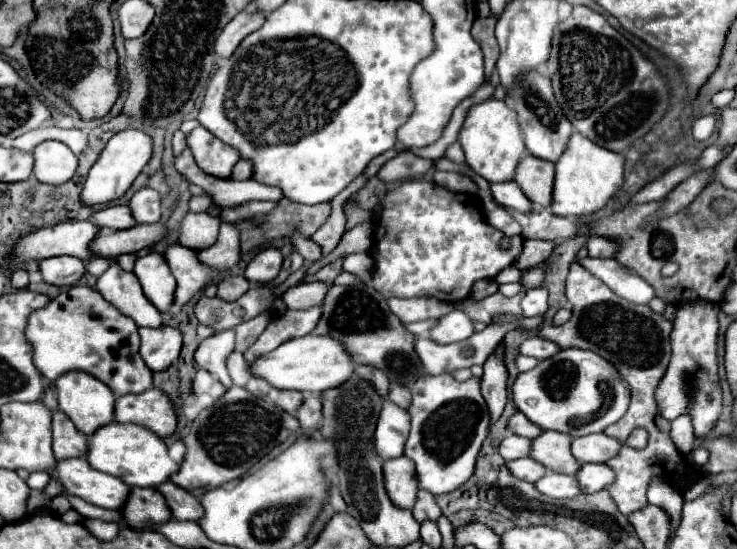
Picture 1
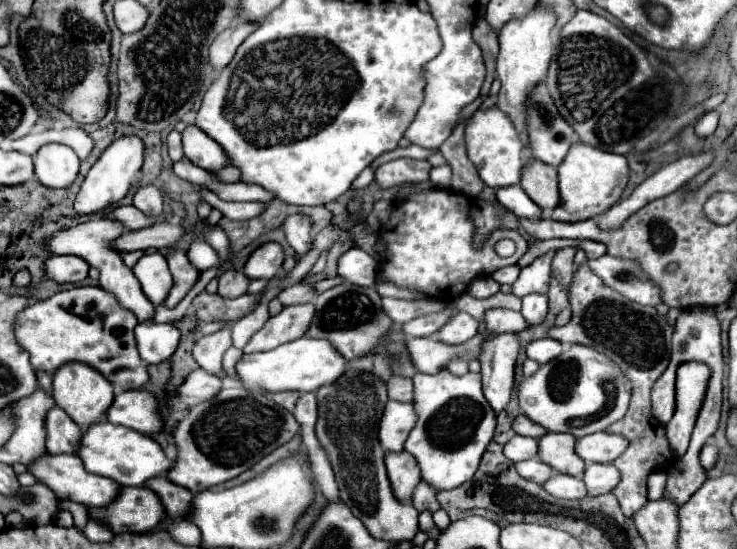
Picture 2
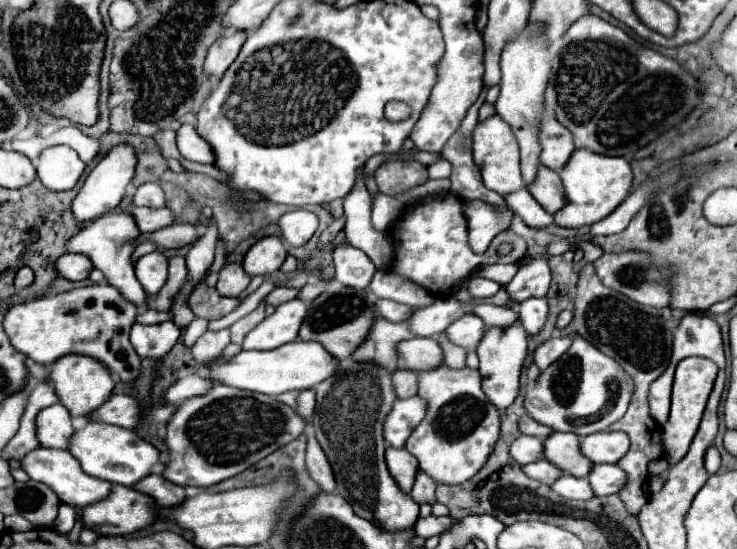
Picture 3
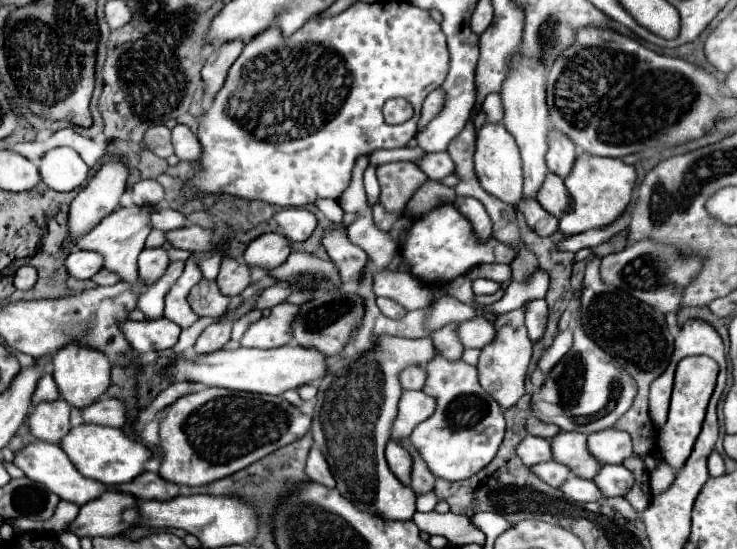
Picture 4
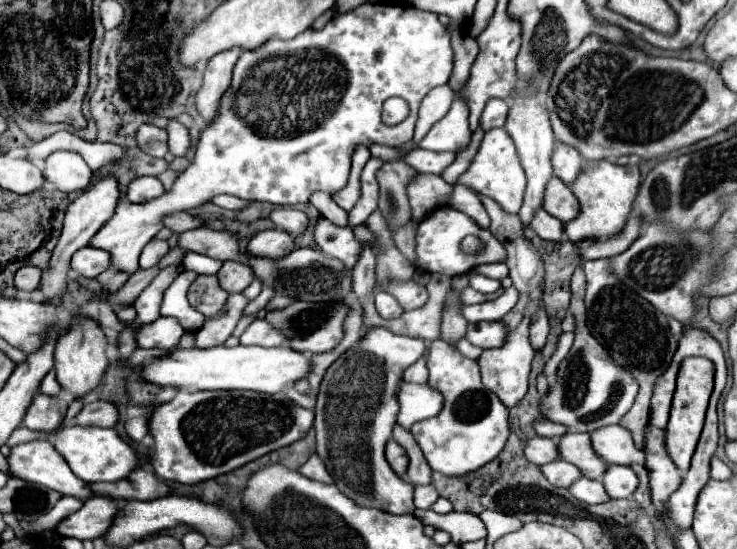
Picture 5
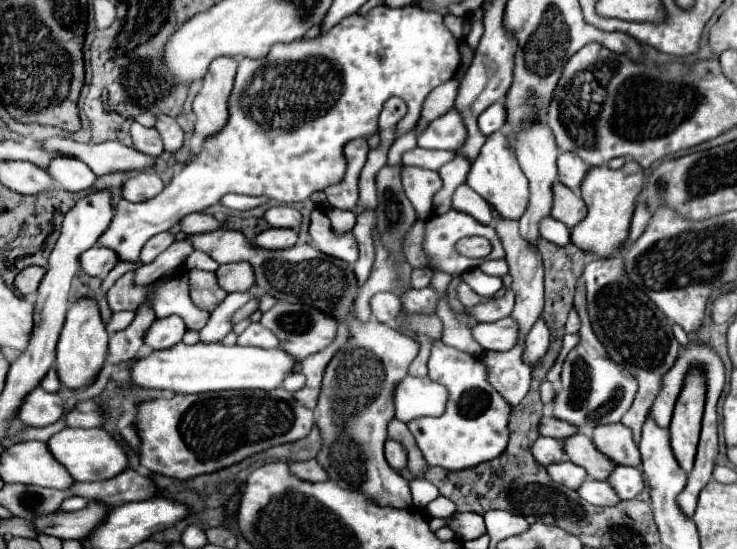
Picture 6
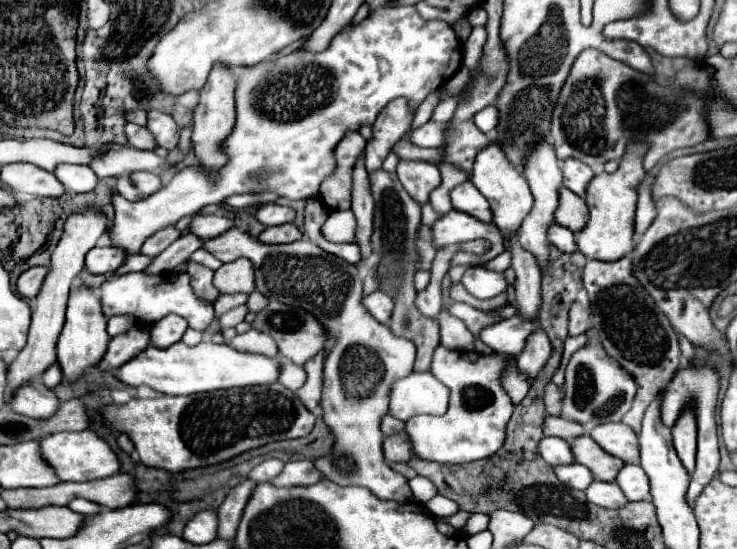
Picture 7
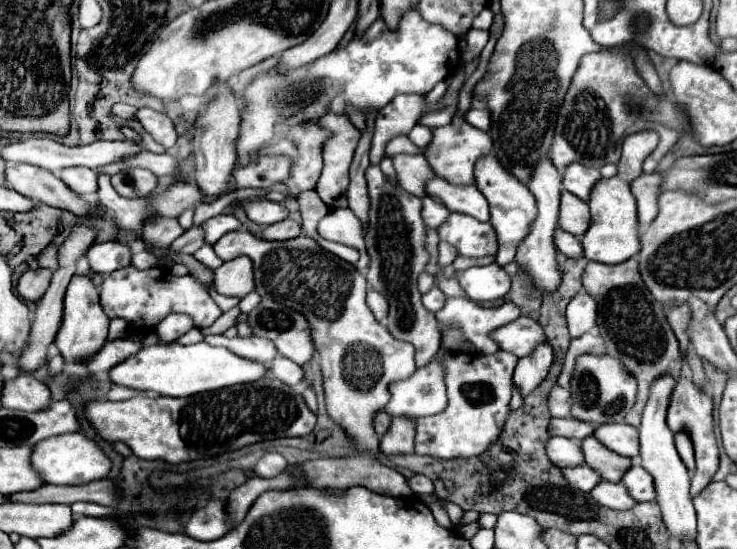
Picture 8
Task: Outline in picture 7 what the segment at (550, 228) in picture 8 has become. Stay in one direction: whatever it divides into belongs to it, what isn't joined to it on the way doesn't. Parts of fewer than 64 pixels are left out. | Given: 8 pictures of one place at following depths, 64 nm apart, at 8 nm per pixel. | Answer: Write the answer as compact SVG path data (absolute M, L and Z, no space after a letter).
M538 140L538 144L534 146L534 150L524 158L524 176L530 184L532 196L534 196L534 206L530 210L530 214L524 218L520 232L518 232L518 240L522 244L522 248L528 248L528 252L532 252L538 258L540 268L544 270L544 266L548 264L548 238L546 238L546 228L548 224L554 220L554 210L558 204L558 190L562 186L562 172L560 172L560 162L556 158L556 152L552 148L552 144L548 140Z

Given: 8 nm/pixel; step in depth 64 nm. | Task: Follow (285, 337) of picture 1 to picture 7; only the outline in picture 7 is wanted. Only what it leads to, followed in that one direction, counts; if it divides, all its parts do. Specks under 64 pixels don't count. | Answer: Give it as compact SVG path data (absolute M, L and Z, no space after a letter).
M250 328L244 334L238 334L232 344L232 348L236 350L252 350L252 352L264 352L266 356L276 356L278 348L276 348L276 340L272 340L272 336L268 336L266 332L258 332L256 328Z

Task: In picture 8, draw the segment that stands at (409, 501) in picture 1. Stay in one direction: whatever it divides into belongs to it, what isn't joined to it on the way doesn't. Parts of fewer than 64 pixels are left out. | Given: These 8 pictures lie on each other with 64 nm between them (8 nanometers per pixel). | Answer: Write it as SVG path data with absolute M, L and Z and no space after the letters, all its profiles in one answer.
M392 418L392 432L380 440L380 450L386 456L414 452L415 428L413 418Z

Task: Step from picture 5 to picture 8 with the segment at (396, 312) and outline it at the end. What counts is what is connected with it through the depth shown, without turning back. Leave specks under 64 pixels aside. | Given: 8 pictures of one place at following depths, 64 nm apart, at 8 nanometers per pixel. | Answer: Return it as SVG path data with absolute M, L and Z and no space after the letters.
M368 290L366 304L368 304L368 308L372 310L372 314L376 316L376 320L380 320L380 322L386 320L386 316L388 316L388 300L386 300L380 292Z

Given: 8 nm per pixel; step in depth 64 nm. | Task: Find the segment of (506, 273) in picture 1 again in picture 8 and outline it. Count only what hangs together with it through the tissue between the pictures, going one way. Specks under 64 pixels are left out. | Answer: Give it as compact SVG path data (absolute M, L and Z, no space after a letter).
M486 154L476 162L476 188L486 196L490 204L490 222L498 234L500 250L496 254L496 264L506 266L514 262L518 242L528 234L528 224L536 218L536 200L526 188L526 184L512 176L512 172L508 172L494 154Z

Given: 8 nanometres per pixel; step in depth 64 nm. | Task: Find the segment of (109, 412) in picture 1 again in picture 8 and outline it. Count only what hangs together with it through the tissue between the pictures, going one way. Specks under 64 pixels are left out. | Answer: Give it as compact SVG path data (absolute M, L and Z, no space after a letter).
M76 274L70 280L70 286L66 290L62 328L58 330L58 336L56 336L56 346L62 354L62 358L68 364L82 364L84 360L90 360L94 354L98 354L108 336L108 322L110 322L110 318L104 314L104 310L100 306L96 286L92 284L90 278Z

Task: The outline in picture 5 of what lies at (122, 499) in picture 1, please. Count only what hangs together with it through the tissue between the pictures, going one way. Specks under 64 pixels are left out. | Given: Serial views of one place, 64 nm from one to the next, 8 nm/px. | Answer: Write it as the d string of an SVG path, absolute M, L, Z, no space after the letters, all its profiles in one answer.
M34 440L34 442L26 442L26 444L18 444L12 448L10 456L8 456L8 464L10 470L16 478L22 478L26 482L34 482L34 484L42 484L50 490L60 492L62 496L74 496L78 500L88 500L94 496L94 492L88 488L88 482L80 480L70 466L66 464L64 456L52 446L50 440Z

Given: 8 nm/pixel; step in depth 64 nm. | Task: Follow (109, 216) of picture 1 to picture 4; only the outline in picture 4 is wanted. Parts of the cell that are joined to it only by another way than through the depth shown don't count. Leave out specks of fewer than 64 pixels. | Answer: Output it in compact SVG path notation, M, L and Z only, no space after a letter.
M154 208L150 212L150 226L154 230L164 230L166 232L166 230L186 226L186 218L172 208Z

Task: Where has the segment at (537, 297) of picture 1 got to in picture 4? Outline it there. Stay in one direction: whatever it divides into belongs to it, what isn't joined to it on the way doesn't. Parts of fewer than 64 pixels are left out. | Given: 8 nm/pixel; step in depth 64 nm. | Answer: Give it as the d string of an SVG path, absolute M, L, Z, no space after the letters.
M530 300L524 306L524 314L526 314L526 328L528 328L530 340L538 340L538 336L544 334L546 318L548 318L546 300Z

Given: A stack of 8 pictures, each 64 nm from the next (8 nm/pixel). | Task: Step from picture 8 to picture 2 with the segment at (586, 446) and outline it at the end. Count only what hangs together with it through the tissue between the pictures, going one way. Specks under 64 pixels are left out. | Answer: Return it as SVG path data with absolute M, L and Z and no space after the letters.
M548 432L538 438L538 458L548 464L552 470L570 476L582 476L586 464L574 452L574 436Z

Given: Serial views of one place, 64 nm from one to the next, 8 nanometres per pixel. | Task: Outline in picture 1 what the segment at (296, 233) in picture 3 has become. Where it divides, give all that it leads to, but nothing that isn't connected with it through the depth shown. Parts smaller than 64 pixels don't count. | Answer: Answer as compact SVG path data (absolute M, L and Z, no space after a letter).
M292 236L292 244L294 244L294 248L304 256L304 260L316 262L316 260L322 258L322 246L318 246L316 242L312 242L310 238Z

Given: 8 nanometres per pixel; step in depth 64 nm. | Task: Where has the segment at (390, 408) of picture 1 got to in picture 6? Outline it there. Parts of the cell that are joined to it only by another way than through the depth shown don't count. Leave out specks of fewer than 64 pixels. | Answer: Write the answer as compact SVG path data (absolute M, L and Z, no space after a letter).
M406 376L394 394L396 418L400 422L410 422L422 416L440 416L446 408L448 392L444 386L436 384L430 378L418 380L414 376Z

